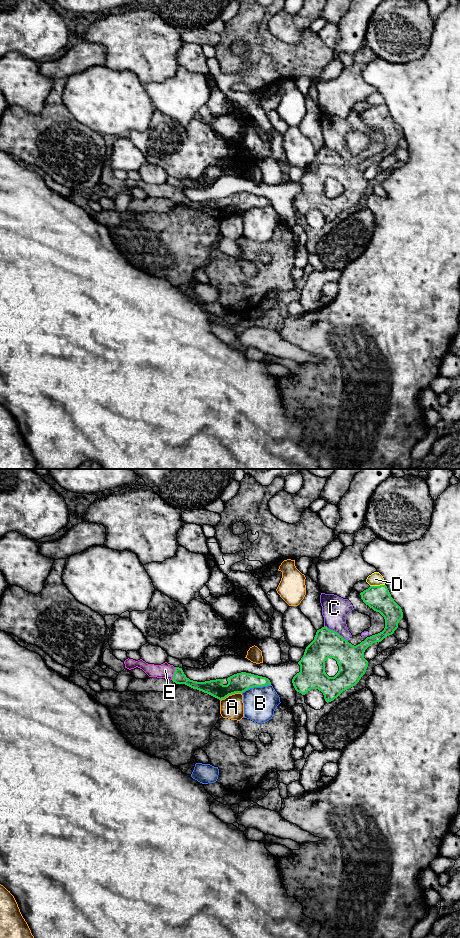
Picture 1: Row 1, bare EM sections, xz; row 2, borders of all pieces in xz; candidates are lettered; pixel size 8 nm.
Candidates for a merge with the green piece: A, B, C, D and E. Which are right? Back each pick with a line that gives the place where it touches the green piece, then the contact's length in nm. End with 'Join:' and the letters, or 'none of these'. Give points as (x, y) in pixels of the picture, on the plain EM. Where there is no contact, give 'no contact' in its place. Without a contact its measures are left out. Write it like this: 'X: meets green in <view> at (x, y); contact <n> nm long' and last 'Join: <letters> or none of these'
E: meets green in xz at (174, 193); contact 110 nm long
Join: E

